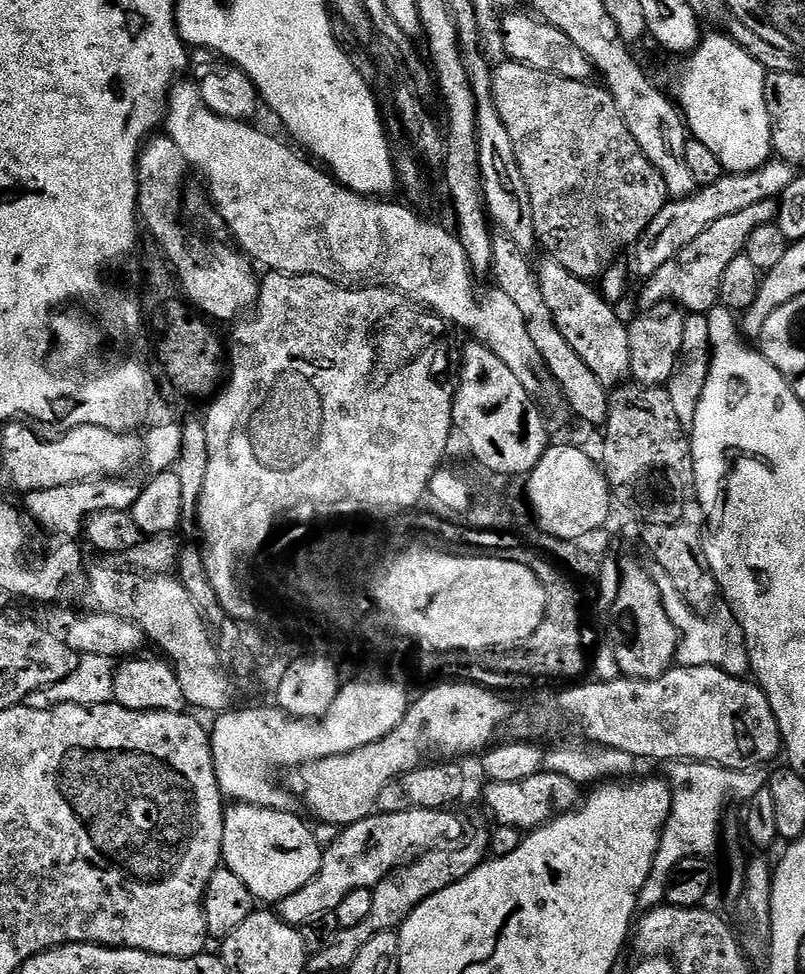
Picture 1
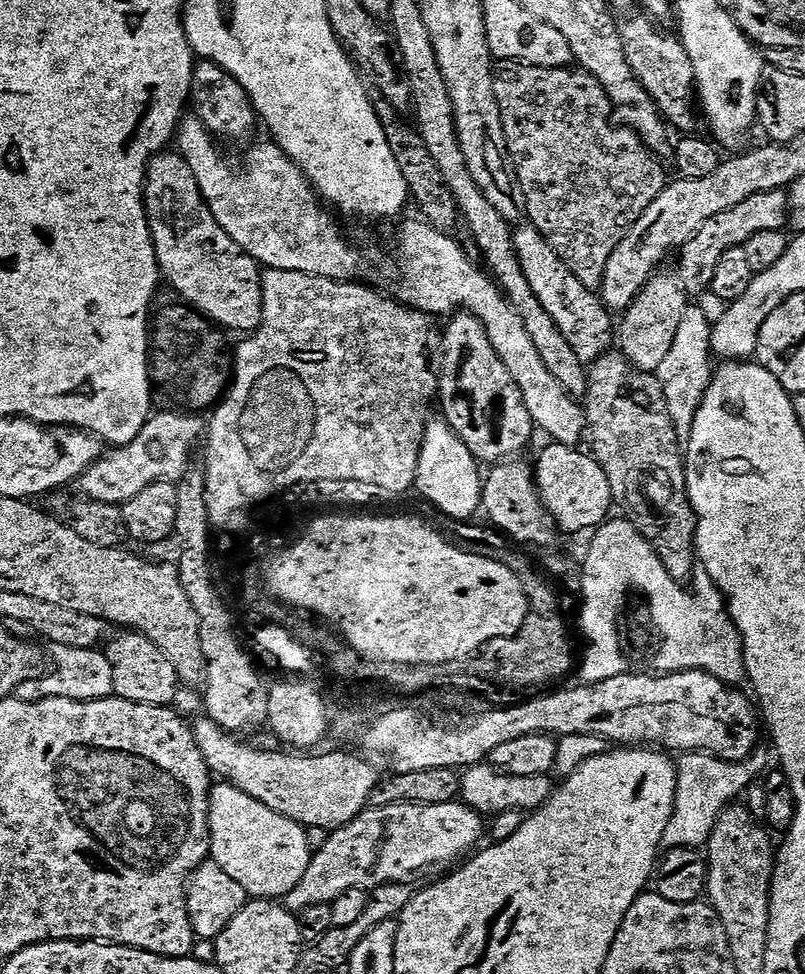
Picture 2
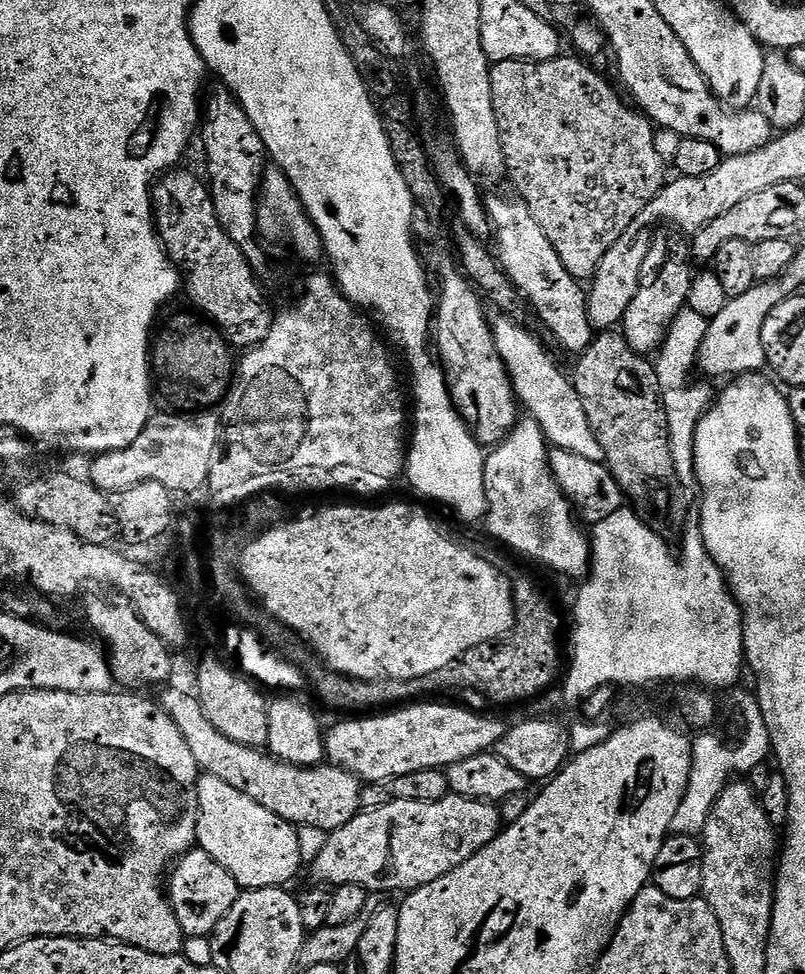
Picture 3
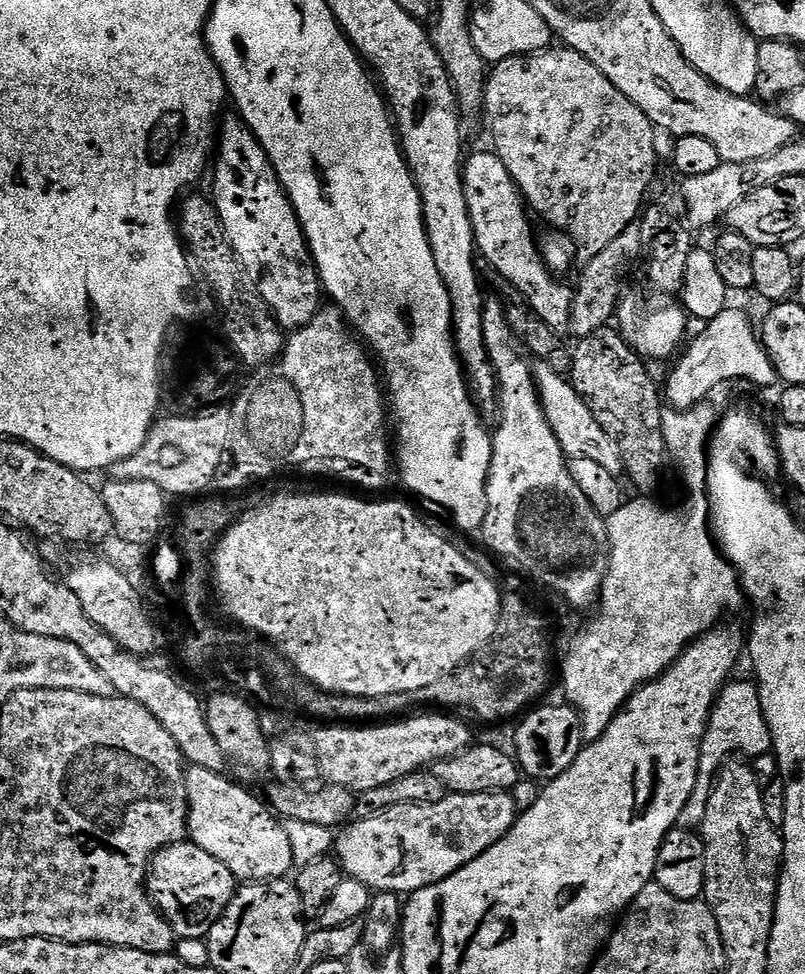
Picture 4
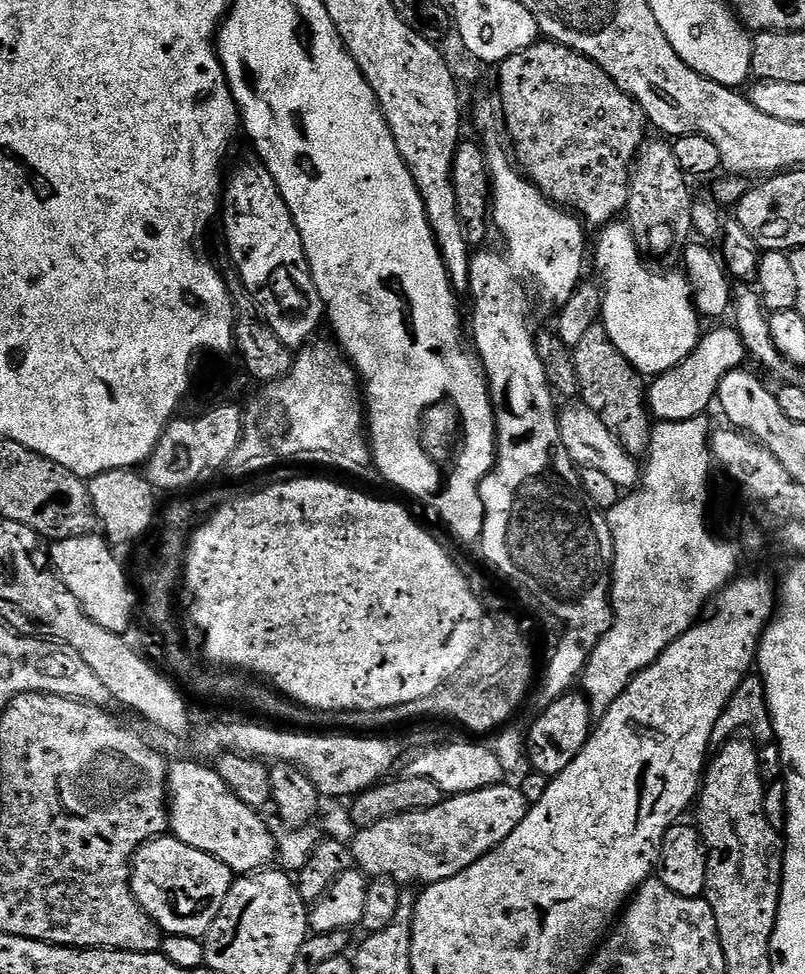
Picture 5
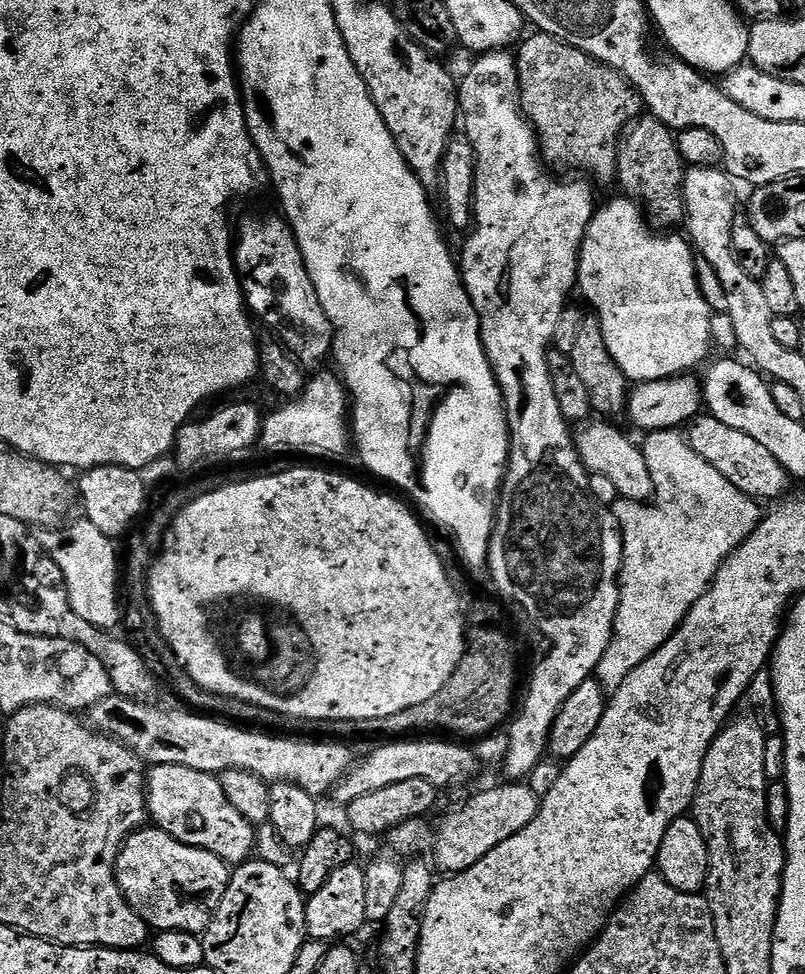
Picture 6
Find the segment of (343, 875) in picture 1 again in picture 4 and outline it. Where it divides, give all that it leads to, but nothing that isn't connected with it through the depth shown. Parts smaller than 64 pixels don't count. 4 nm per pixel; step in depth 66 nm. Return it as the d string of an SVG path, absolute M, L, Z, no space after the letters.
M511 791L482 794L453 792L442 798L442 802L390 806L377 816L361 816L341 827L335 837L334 856L339 860L347 879L362 882L376 892L411 894L426 886L434 886L434 882L442 882L442 878L450 878L450 874L474 862L478 854L490 850L494 842L498 842L508 833L514 826L517 815Z

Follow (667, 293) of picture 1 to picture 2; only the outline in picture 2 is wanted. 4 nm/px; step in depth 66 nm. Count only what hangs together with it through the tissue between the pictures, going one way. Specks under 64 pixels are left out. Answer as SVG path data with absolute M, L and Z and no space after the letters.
M785 189L766 190L766 194L753 194L751 198L746 198L746 202L738 202L734 210L726 210L715 218L710 218L710 222L706 222L702 230L698 230L698 234L694 234L694 238L690 238L690 242L686 242L683 248L679 249L678 279L684 285L684 291L689 294L709 291L714 282L714 270L726 250L744 247L745 242L754 238L754 234L761 230L785 231L789 227L788 205L788 193Z

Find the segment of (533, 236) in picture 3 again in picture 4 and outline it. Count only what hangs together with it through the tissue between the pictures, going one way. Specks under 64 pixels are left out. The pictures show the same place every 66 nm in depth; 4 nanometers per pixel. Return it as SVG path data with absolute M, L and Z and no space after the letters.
M495 151L472 152L463 157L462 160L462 182L464 183L464 194L466 198L466 210L472 219L472 230L476 235L476 251L493 268L497 277L504 277L510 281L528 305L533 308L534 313L542 322L550 326L553 331L564 334L570 326L570 314L572 313L571 287L563 284L563 279L557 278L544 263L541 253L538 251L538 240L532 237L532 224L528 221L530 217L526 201L520 194L515 182L510 178L506 166L502 166L502 158L496 156Z

